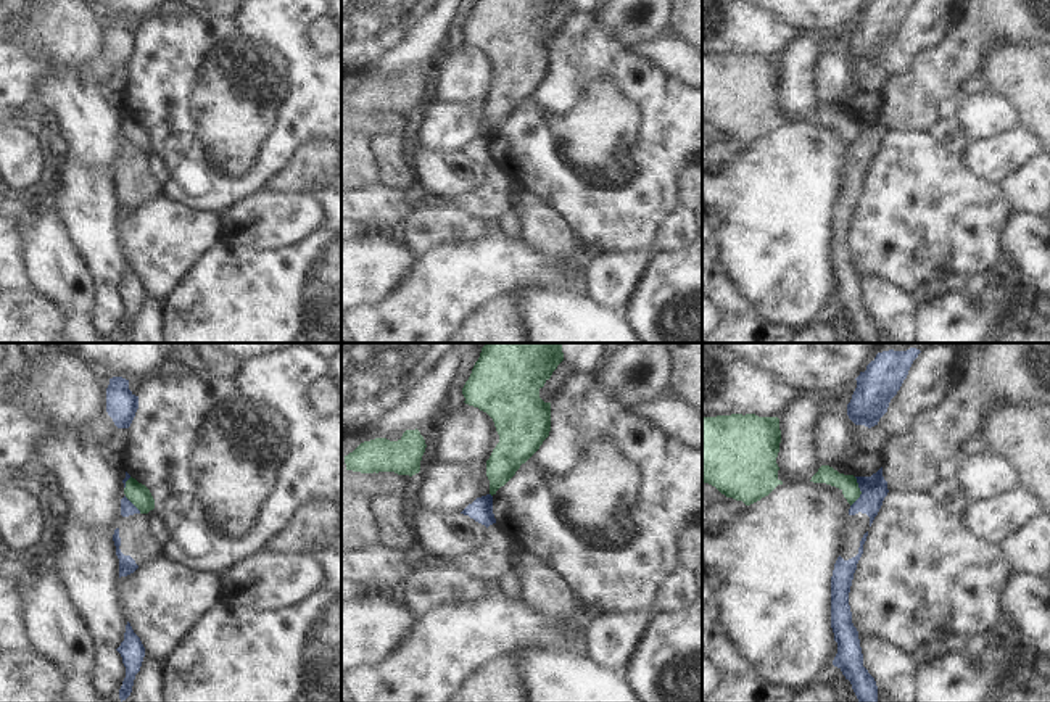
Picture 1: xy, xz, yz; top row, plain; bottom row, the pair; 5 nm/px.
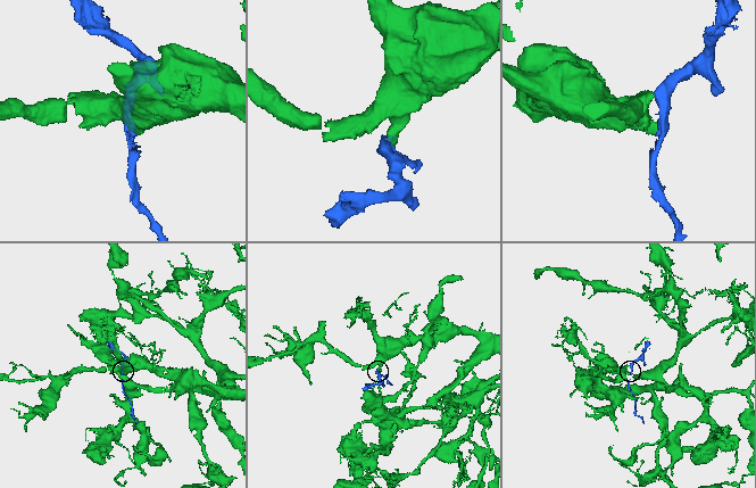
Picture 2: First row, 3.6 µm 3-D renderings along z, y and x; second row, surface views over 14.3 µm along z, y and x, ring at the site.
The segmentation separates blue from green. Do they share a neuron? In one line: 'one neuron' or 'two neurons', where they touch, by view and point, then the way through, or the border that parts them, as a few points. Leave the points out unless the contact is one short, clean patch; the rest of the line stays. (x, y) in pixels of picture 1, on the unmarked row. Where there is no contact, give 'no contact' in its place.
two neurons | yz (860, 129) | along yz (855, 116), (860, 136), (851, 145)

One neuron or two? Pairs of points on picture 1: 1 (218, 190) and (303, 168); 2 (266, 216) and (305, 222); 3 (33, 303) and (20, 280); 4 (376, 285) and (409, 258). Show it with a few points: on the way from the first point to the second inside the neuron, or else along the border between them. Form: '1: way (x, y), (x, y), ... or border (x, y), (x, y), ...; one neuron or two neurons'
1: border (303, 145), (266, 187); two neurons
2: way (276, 219), (295, 219); one neuron
3: border (31, 287), (16, 292); two neurons
4: way (384, 277), (401, 260); one neuron

